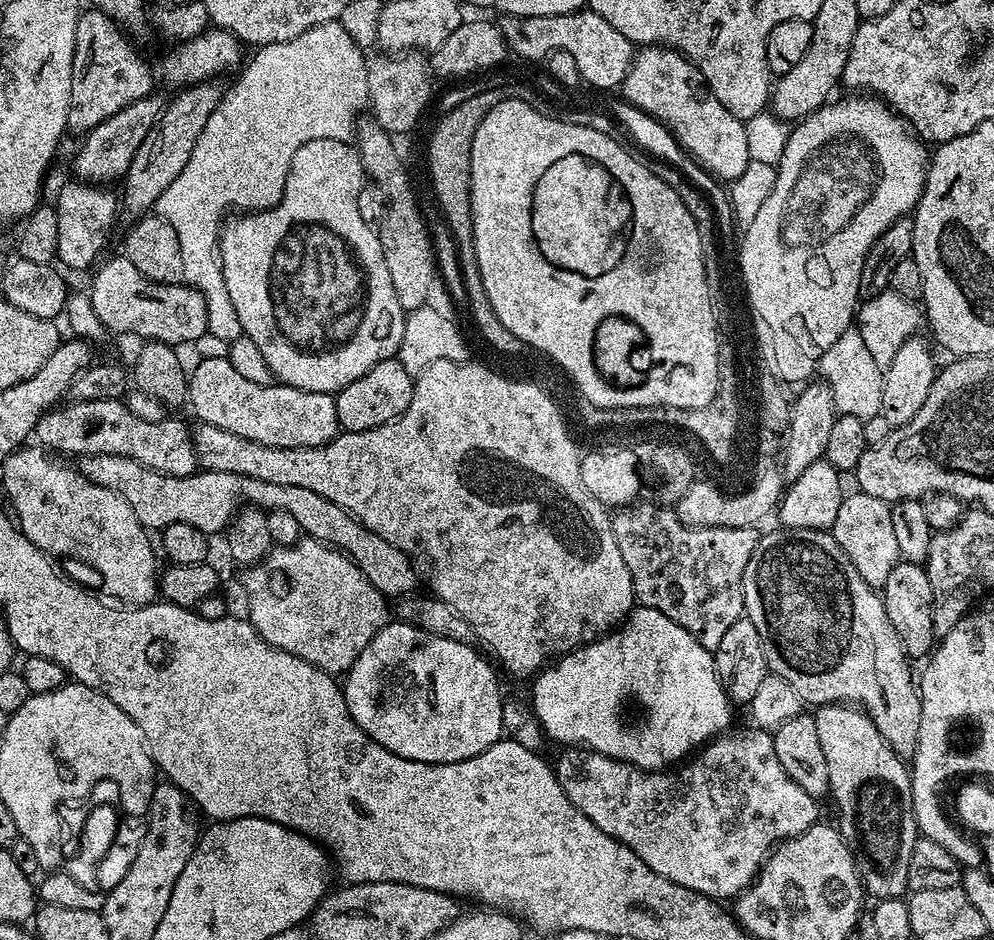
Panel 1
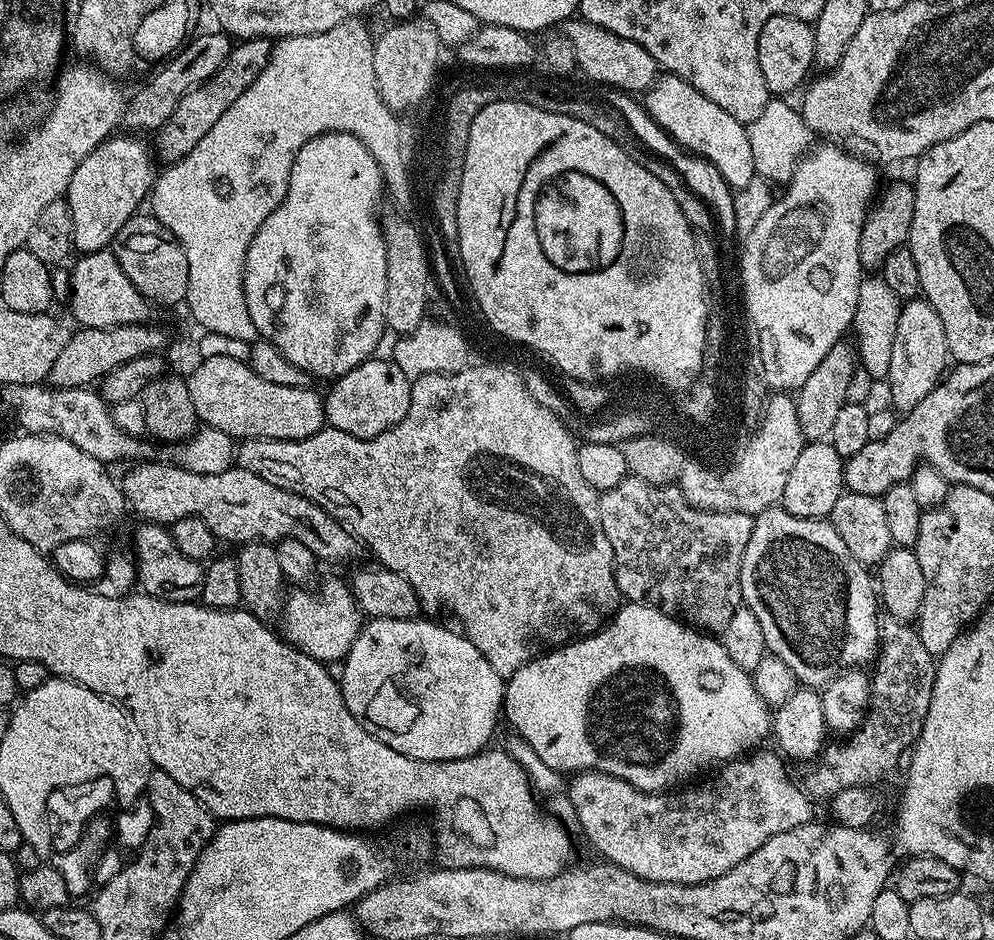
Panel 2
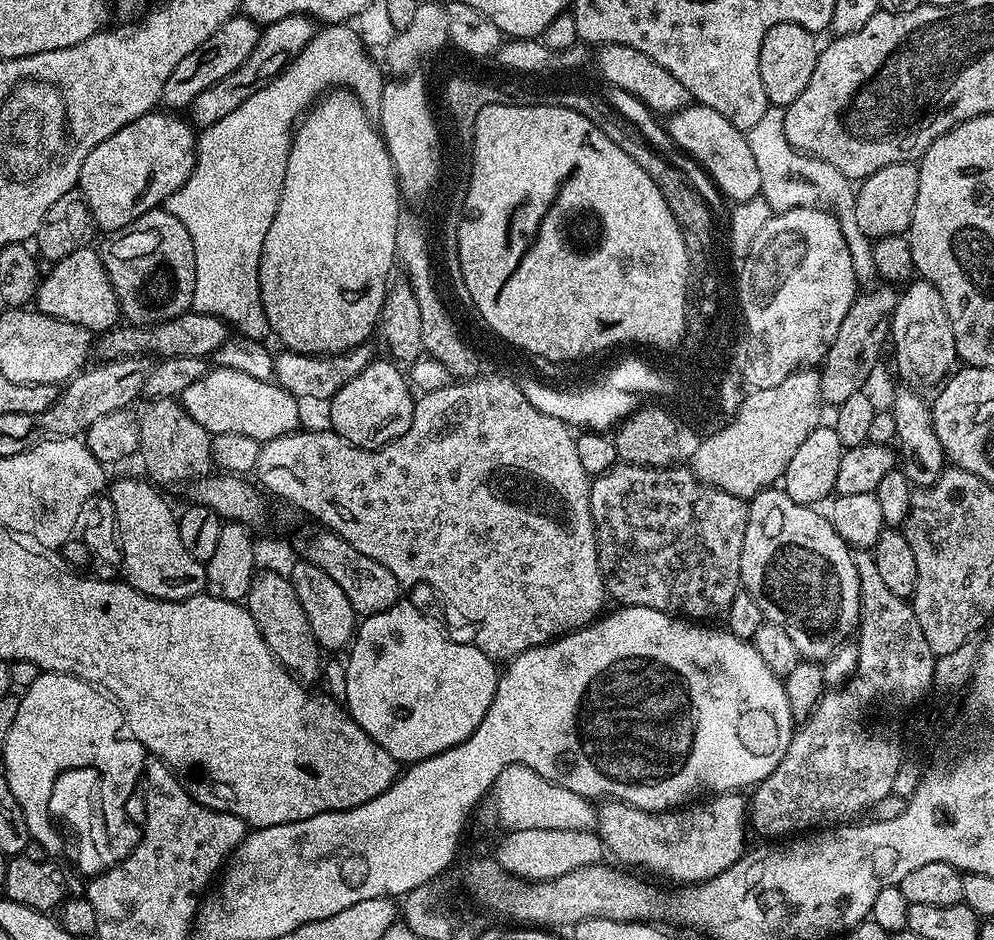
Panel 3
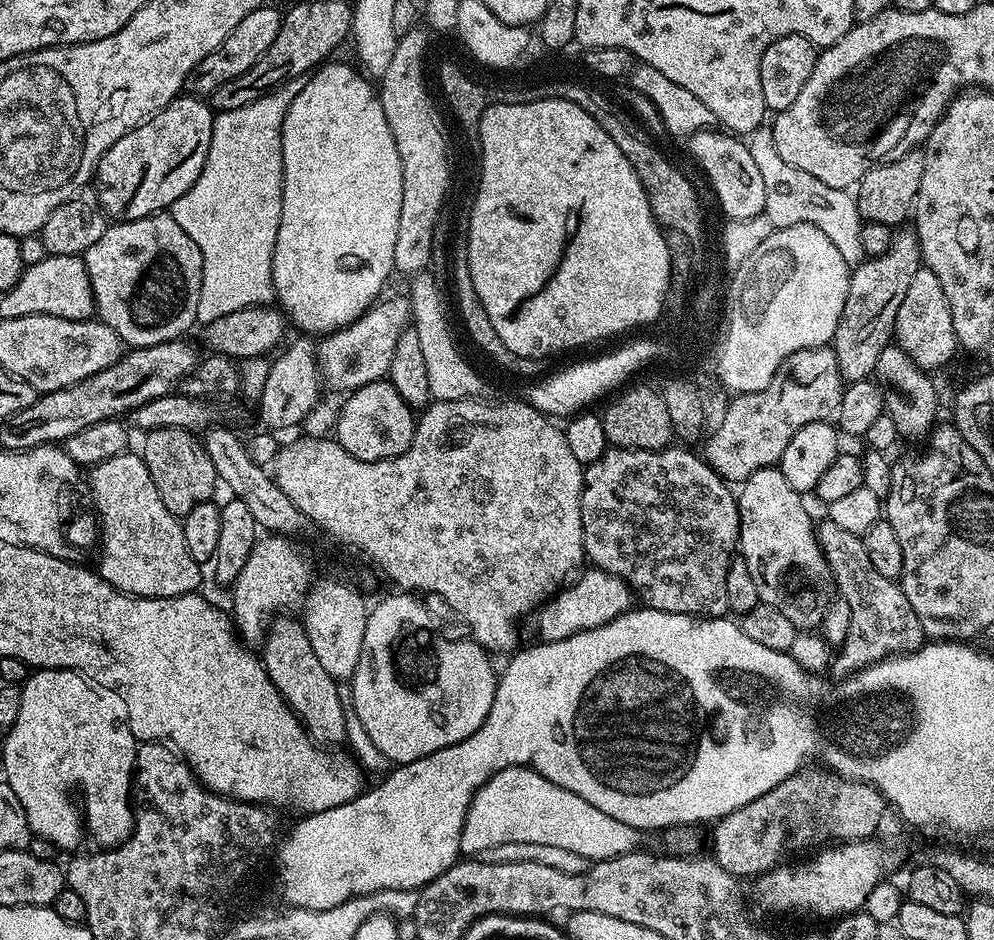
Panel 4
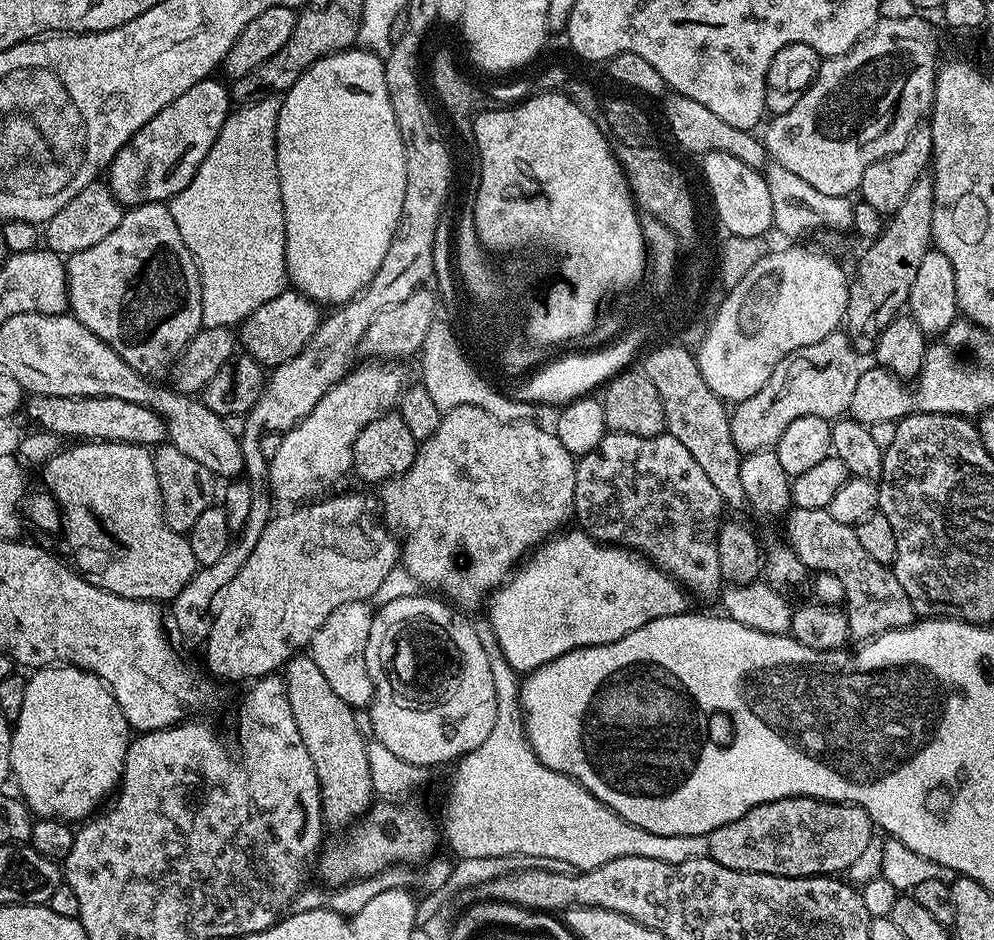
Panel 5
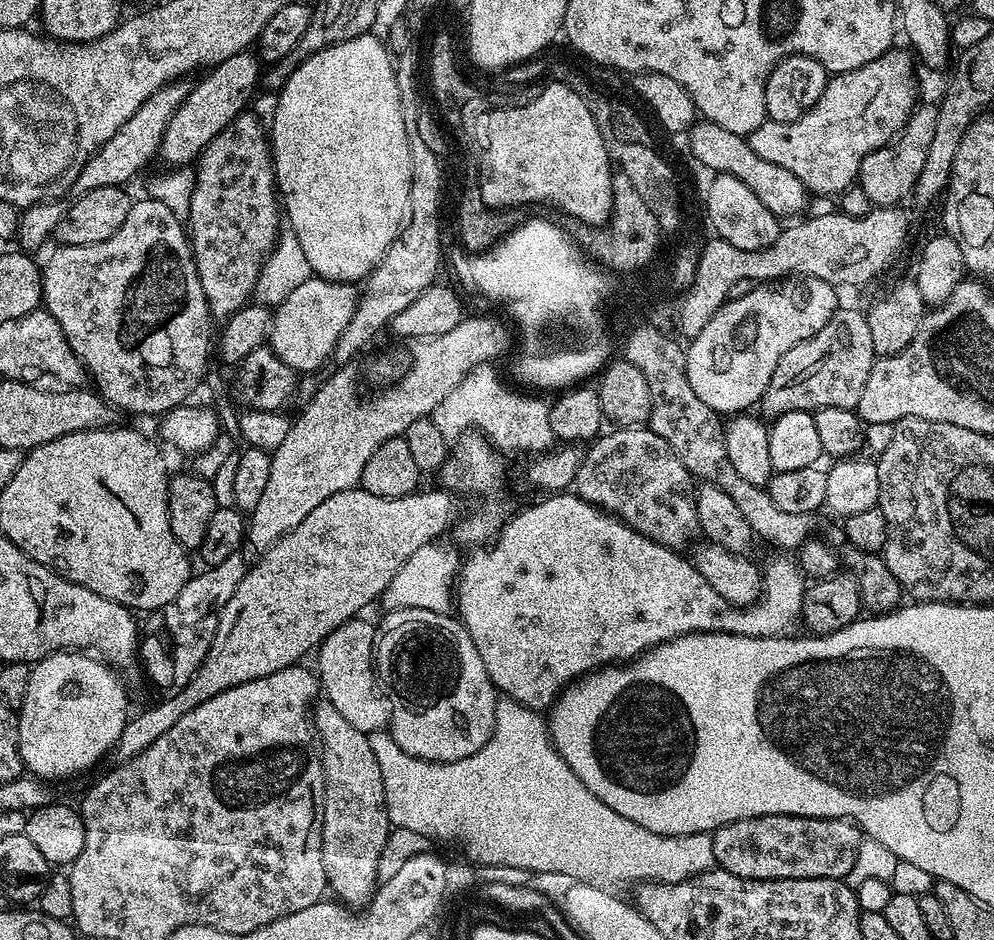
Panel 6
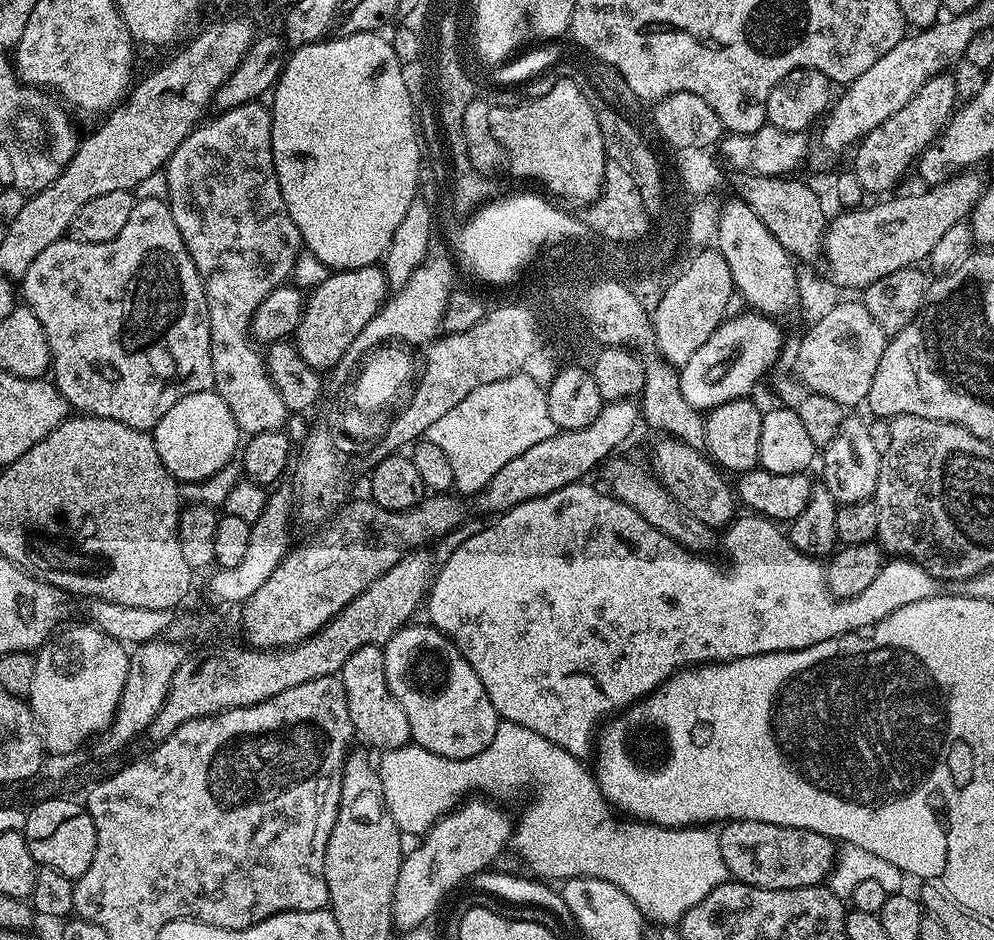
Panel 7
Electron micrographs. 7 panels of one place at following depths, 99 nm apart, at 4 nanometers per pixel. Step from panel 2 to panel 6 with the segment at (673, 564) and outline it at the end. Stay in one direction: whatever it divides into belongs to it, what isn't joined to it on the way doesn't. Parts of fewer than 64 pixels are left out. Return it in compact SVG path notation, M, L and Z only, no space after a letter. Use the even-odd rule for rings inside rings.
M616 426L608 431L591 441L588 452L586 448L581 455L578 474L572 480L575 495L595 508L612 513L662 546L687 549L697 539L700 523L694 499L694 477L682 466L682 458L647 426Z

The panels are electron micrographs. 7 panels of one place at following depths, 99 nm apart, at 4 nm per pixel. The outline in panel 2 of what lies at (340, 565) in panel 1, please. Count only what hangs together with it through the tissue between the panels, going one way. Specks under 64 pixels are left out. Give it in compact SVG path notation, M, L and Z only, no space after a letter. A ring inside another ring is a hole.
M328 580L317 592L308 593L304 586L296 586L287 593L282 609L282 621L284 620L284 632L282 636L289 644L293 644L299 652L307 656L313 656L321 664L327 666L343 661L348 655L350 646L354 646L354 638L358 638L362 627L362 613L356 600L352 596L351 587L340 580Z

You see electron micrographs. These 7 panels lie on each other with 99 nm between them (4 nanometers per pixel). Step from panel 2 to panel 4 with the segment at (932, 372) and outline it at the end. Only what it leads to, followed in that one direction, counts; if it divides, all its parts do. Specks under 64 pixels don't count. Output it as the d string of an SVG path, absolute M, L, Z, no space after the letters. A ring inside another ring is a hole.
M922 266L918 274L914 274L910 287L906 290L906 299L902 306L898 306L894 340L900 348L906 350L906 354L910 354L918 367L925 370L950 363L952 355L958 352L954 318L950 318L950 302L946 302L942 282L938 282L938 274L934 274L934 270Z

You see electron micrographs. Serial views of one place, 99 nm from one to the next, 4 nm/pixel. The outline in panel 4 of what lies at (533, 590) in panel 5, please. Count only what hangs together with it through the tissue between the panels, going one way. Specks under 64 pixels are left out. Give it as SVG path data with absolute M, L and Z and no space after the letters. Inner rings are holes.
M589 567L581 571L567 586L560 589L535 617L539 639L547 642L570 638L574 634L598 628L629 611L634 604L634 593L622 578L600 568Z

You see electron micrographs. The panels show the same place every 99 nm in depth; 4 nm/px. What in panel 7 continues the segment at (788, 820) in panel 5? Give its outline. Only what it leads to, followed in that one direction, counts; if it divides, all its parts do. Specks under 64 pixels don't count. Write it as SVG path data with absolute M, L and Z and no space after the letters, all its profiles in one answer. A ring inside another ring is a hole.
M737 820L725 823L719 831L719 846L722 847L723 862L729 875L737 882L760 889L800 889L821 885L835 864L838 848L835 841L816 831L806 831L798 827L774 826L773 823Z

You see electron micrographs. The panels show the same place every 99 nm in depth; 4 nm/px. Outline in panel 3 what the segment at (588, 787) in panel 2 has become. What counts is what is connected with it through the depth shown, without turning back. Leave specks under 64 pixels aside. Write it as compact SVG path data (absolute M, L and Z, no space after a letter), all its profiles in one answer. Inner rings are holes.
M739 791L725 792L723 794L713 795L711 798L705 799L703 802L692 802L687 806L681 806L679 808L671 809L667 812L647 812L646 810L638 810L634 806L629 804L623 804L620 800L609 799L607 802L599 805L596 813L596 828L598 829L598 835L602 839L605 849L609 853L612 852L621 860L619 863L633 864L636 868L645 868L648 872L657 872L660 876L669 876L670 879L676 880L672 882L683 882L685 885L698 884L710 878L714 878L718 874L722 874L722 870L726 870L730 866L734 866L734 862L738 862L740 857L745 855L746 847L744 848L744 826L746 830L746 821L749 819L749 801L742 798Z

